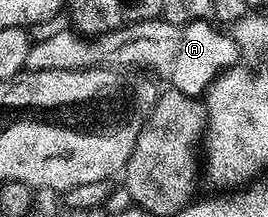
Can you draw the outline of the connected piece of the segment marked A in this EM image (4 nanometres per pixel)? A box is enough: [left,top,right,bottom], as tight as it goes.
[25,16,240,98]

